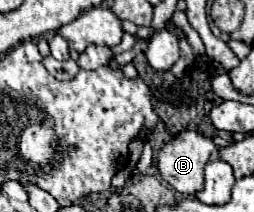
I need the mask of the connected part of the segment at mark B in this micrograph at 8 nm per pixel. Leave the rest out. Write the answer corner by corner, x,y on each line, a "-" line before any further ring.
186,130
162,148
158,172
176,192
194,196
204,188
204,166
214,150
216,144
210,138

